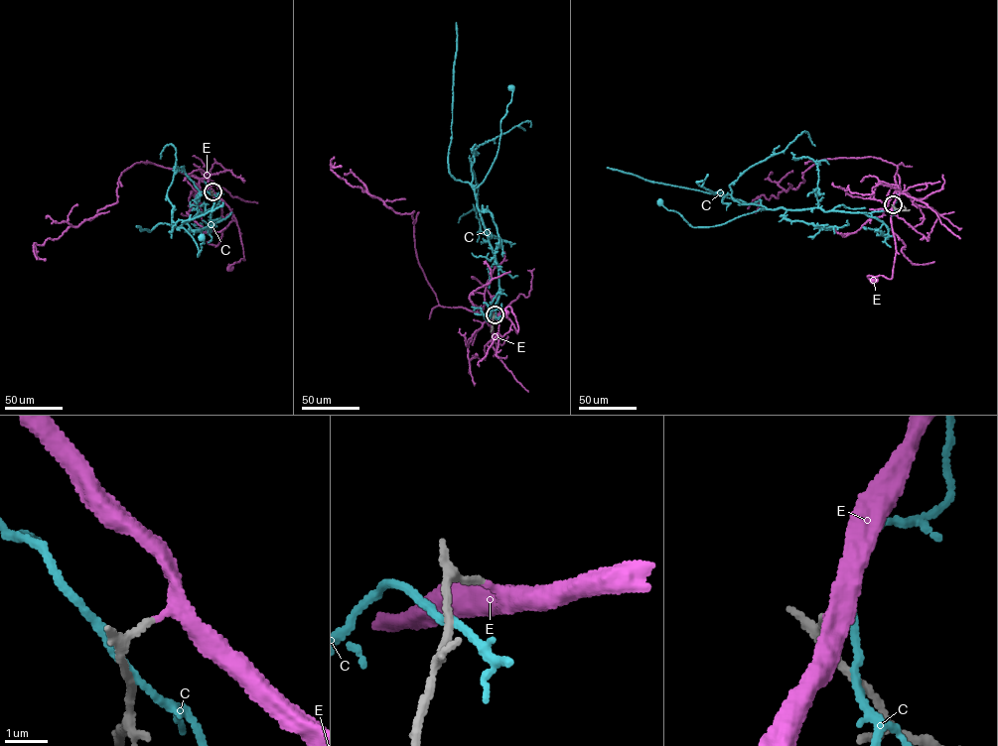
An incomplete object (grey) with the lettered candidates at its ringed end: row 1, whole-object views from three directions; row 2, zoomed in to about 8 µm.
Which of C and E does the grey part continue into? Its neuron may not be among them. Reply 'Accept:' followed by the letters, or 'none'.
Accept: E

